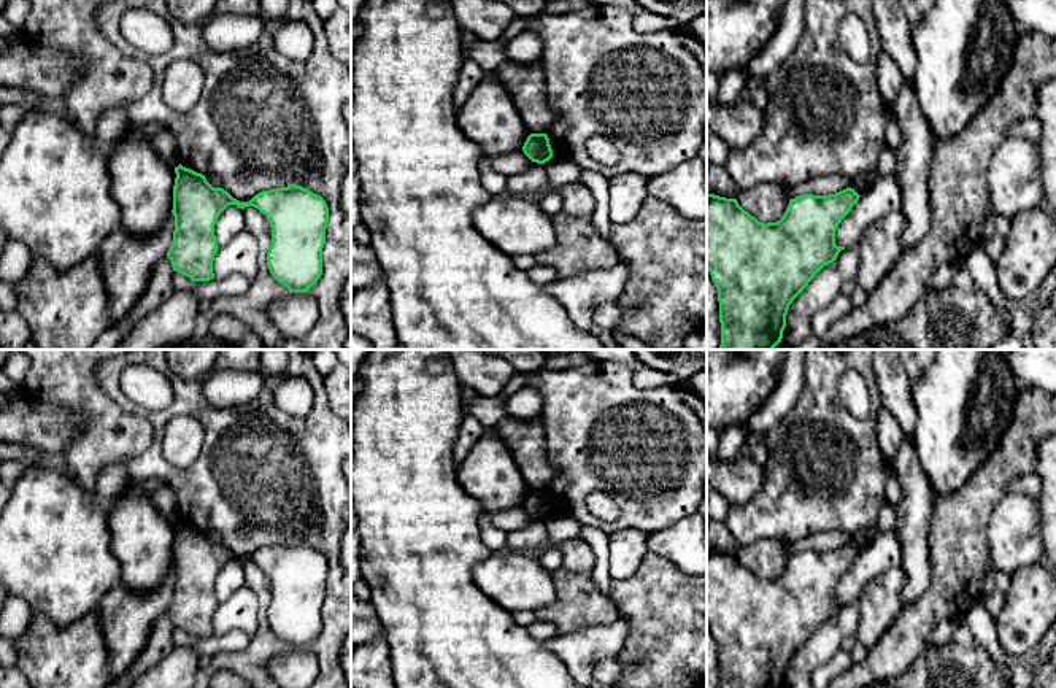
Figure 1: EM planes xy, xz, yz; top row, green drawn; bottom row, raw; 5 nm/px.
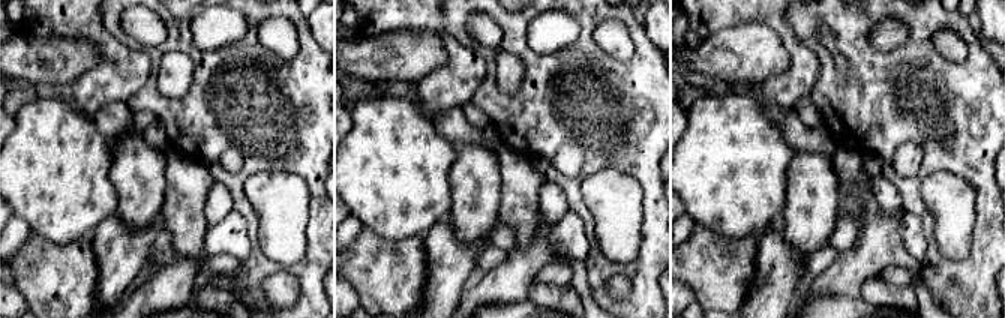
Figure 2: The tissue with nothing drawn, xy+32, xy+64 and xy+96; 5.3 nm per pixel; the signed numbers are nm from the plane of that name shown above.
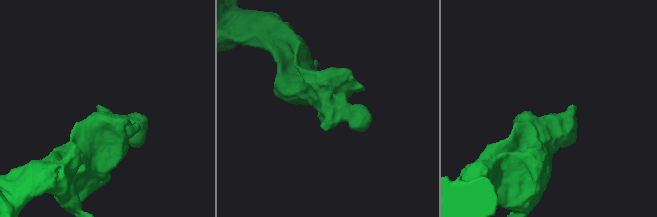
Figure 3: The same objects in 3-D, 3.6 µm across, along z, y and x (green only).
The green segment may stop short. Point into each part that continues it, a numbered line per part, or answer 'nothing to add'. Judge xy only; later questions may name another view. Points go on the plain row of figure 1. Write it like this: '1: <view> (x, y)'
nothing to add

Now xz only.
nothing to add

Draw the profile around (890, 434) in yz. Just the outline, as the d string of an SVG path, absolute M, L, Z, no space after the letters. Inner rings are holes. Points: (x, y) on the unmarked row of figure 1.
M881 407L878 416L877 416L877 434L880 448L886 458L888 462L888 475L886 475L886 501L897 507L902 499L902 488L897 480L892 459L904 440L904 432L897 423L897 419L892 416L889 410Z

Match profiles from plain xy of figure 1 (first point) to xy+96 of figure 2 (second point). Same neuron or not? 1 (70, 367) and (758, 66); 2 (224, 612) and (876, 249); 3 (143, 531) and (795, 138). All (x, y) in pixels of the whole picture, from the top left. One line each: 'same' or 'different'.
1: different
2: different
3: different

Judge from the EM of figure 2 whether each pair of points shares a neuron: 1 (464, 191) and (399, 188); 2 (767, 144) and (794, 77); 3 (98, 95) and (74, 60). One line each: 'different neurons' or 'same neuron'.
1: different neurons
2: different neurons
3: different neurons

